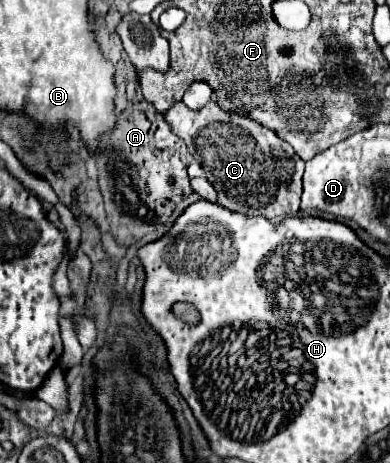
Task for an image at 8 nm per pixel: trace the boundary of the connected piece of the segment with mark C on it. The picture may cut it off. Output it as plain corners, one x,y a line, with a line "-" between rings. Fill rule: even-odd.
215,97
201,109
189,109
183,101
175,101
163,117
171,131
187,143
189,153
199,161
207,181
215,187
221,205
245,215
263,215
267,219
299,213
305,161
289,143
279,139
277,133
261,127
249,117
223,111
-
261,167
265,167
265,173
261,173

